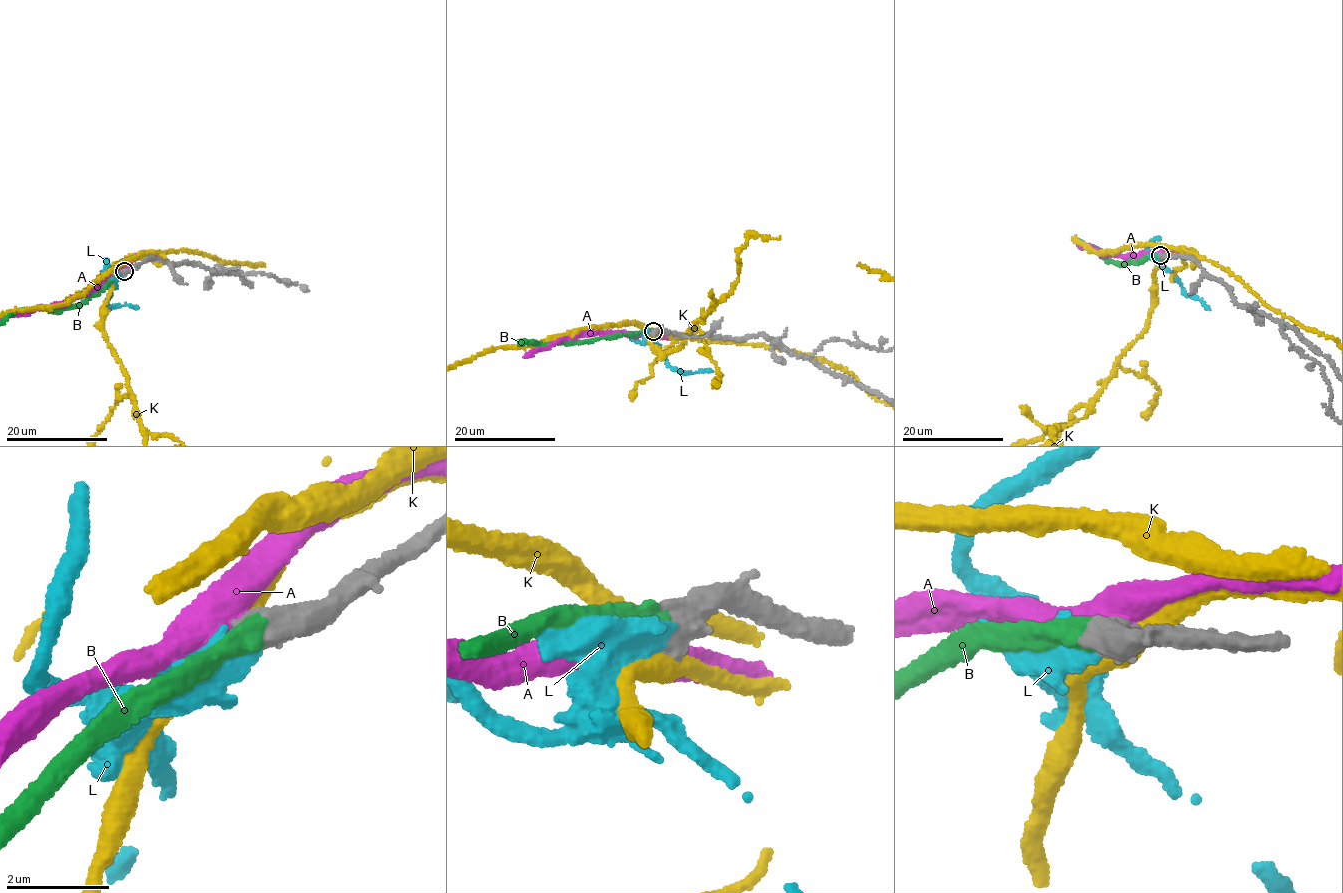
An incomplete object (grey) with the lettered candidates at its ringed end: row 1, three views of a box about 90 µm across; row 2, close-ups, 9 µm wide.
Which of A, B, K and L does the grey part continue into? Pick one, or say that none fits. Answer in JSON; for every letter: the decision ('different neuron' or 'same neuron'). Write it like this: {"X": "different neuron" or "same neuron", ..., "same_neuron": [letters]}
{"A": "different neuron", "B": "same neuron", "K": "different neuron", "L": "different neuron", "same_neuron": ["B"]}

